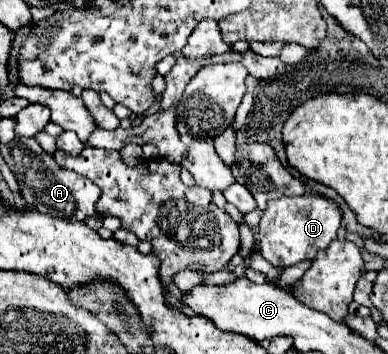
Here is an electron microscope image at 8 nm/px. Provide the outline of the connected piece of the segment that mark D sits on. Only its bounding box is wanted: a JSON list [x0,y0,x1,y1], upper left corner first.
[259,195,341,269]

